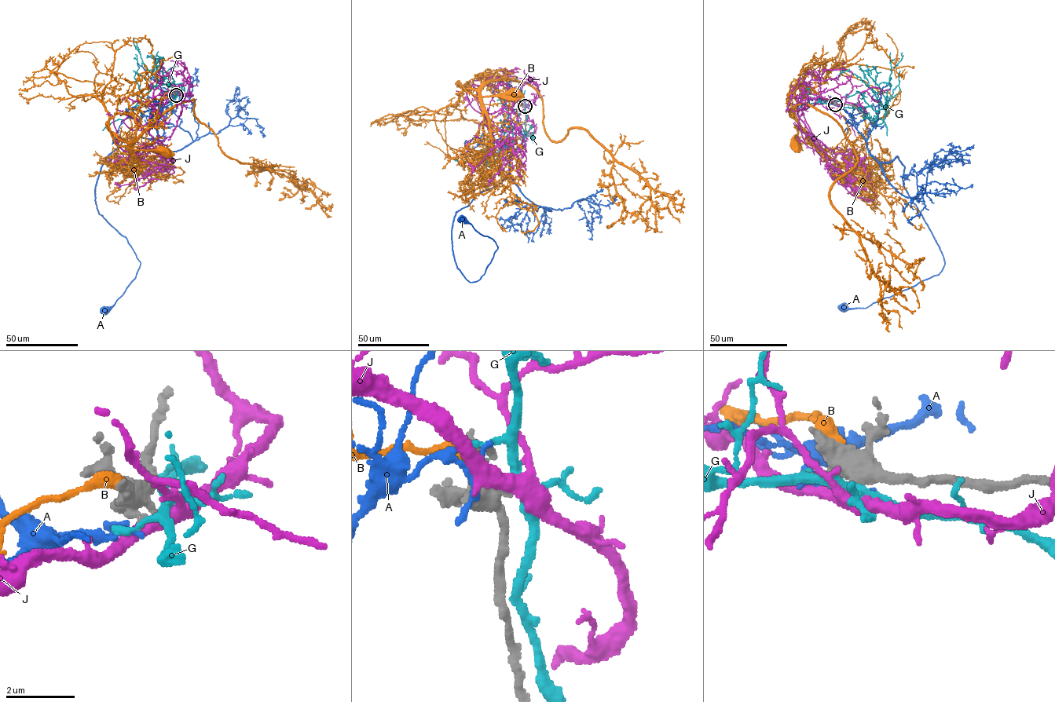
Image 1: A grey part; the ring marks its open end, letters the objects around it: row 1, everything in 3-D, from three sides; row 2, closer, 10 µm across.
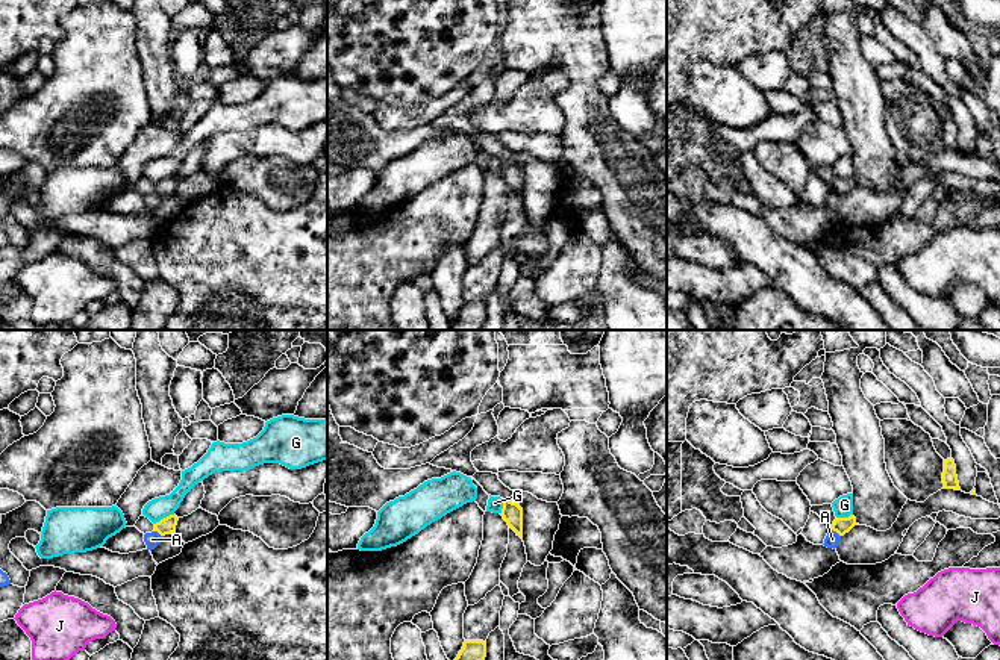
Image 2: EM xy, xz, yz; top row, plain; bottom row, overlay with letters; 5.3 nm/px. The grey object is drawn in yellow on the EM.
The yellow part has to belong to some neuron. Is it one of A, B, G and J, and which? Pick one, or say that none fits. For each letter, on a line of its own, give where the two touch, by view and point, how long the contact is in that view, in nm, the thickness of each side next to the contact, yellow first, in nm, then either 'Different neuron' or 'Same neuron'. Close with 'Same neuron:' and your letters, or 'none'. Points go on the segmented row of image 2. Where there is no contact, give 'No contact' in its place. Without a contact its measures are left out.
A: Touches yellow at xy (159, 533). Shared border 60 nm. Thickness 90 nm (yellow) against 80 nm. Different neuron
B: No contact. Different neuron
G: Touches yellow at xy (164, 518). Shared border 120 nm. Thickness 90 nm (yellow) against 120 nm. Different neuron
J: No contact. Different neuron
Same neuron: none

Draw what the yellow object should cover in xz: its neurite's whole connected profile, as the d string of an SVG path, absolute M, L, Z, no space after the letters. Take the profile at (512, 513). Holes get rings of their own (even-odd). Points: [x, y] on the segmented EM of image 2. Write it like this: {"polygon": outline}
{"polygon": "M503 500L502 513L503 519L508 522L517 536L523 539L523 509L509 500Z"}

